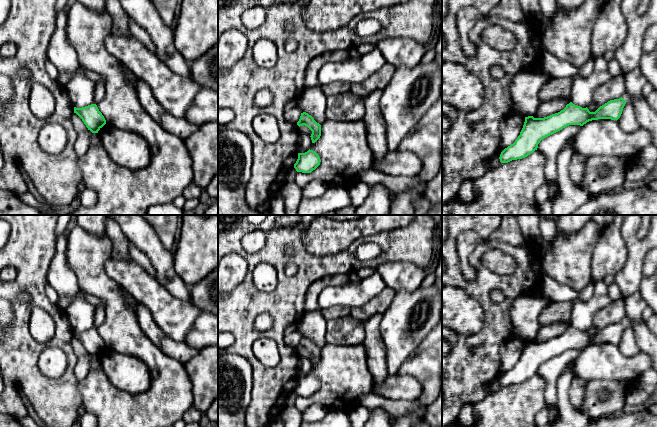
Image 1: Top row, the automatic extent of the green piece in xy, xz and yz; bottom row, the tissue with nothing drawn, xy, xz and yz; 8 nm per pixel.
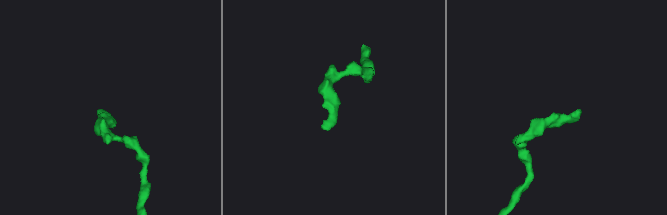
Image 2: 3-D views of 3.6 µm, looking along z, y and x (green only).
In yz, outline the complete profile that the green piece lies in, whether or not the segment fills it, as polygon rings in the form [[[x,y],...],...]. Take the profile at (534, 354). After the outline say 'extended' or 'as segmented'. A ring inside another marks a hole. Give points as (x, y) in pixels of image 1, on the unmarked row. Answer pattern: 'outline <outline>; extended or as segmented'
outline [[[624,318],[619,323],[610,324],[595,336],[570,326],[558,337],[544,342],[525,341],[520,359],[513,368],[500,378],[500,386],[508,387],[522,383],[533,377],[544,362],[562,354],[569,349],[583,350],[589,345],[598,343],[618,344],[627,326],[633,327],[636,343],[640,351],[651,358],[652,368],[657,371],[657,337],[649,330],[646,322],[631,322]]]; extended

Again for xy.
outline [[[91,328],[82,332],[74,331],[74,337],[82,343],[88,354],[92,357],[98,357],[106,348],[106,344],[96,328]]]; as segmented

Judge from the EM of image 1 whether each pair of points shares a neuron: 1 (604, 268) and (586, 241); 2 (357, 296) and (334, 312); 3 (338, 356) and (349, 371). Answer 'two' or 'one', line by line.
1: two
2: two
3: one

